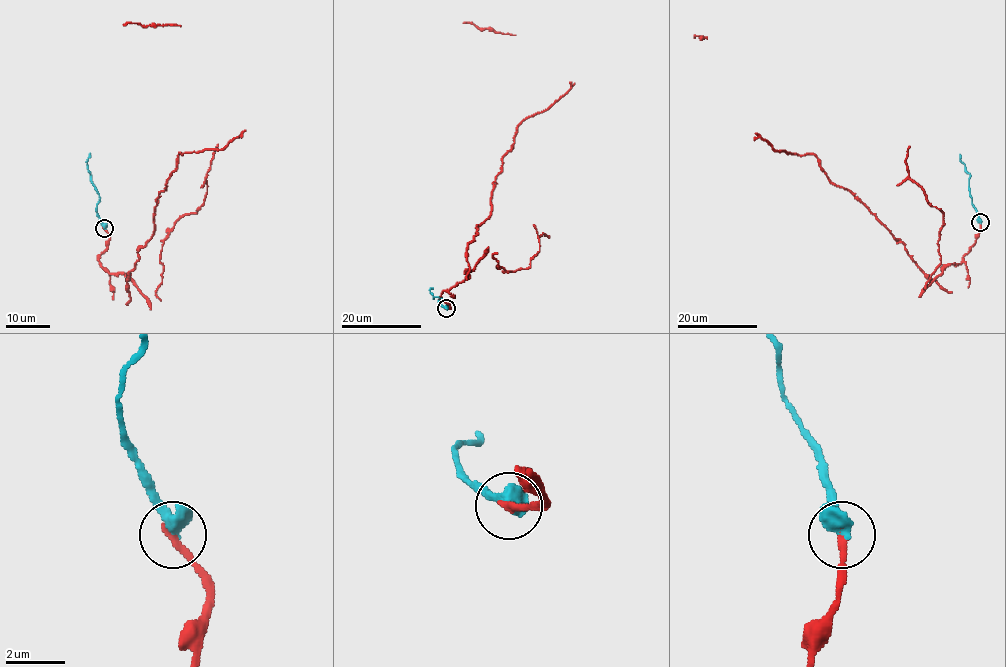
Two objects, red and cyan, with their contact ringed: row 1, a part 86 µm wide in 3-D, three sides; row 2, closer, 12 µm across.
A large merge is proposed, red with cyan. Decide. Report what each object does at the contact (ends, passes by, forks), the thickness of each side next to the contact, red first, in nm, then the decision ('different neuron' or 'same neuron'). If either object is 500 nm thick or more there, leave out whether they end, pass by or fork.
280/550 nm | different neuron

